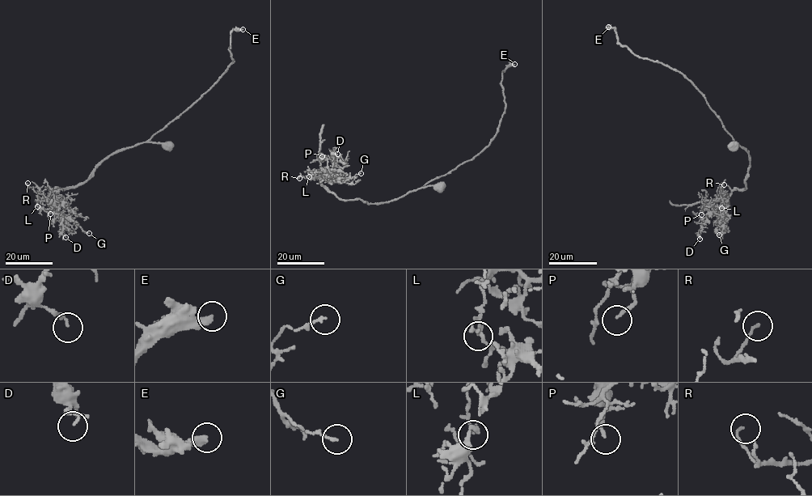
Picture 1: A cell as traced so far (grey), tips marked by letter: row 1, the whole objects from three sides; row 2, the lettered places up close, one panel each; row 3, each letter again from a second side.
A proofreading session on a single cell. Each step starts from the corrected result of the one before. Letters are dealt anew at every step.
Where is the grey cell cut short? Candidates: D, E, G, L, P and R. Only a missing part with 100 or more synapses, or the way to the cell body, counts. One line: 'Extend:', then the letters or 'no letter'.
Extend: E

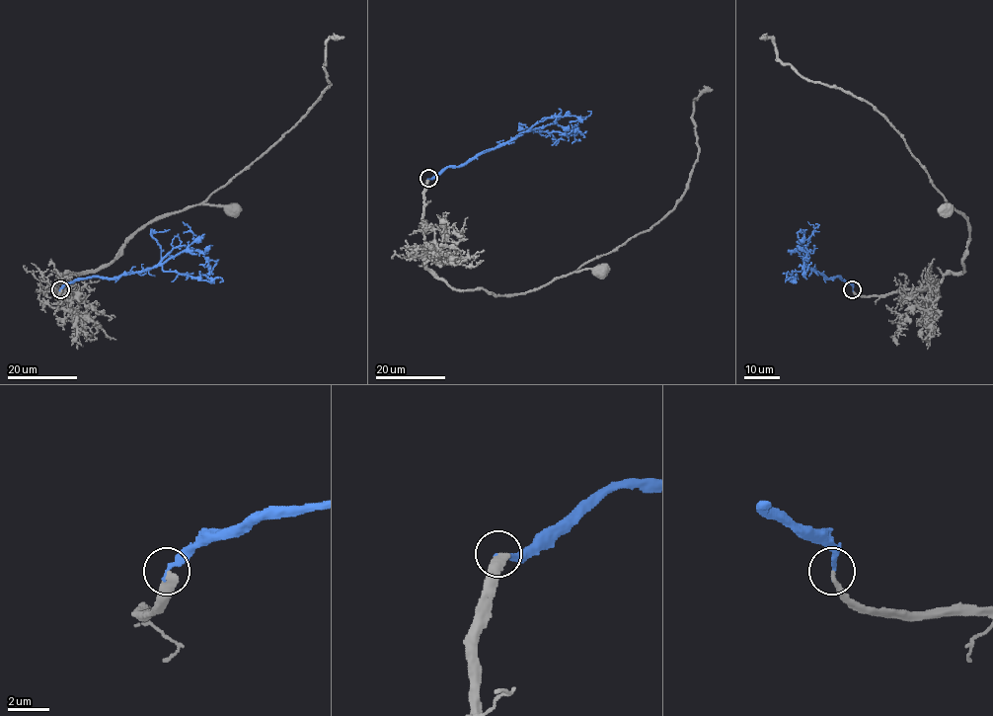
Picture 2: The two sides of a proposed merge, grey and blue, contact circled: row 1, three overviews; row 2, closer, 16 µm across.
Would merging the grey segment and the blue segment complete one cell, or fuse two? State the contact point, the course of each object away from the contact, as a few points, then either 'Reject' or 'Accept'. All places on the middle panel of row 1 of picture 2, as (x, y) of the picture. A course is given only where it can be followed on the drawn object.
Place: (428, 178). Course of grey: (428, 179), (423, 263), (451, 287), (484, 289), (496, 295), (522, 293), (583, 270), (601, 270). Course of blue: (428, 179), (448, 167), (463, 165), (481, 153), (499, 147), (530, 130), (568, 133), (577, 129), (583, 137). Accept

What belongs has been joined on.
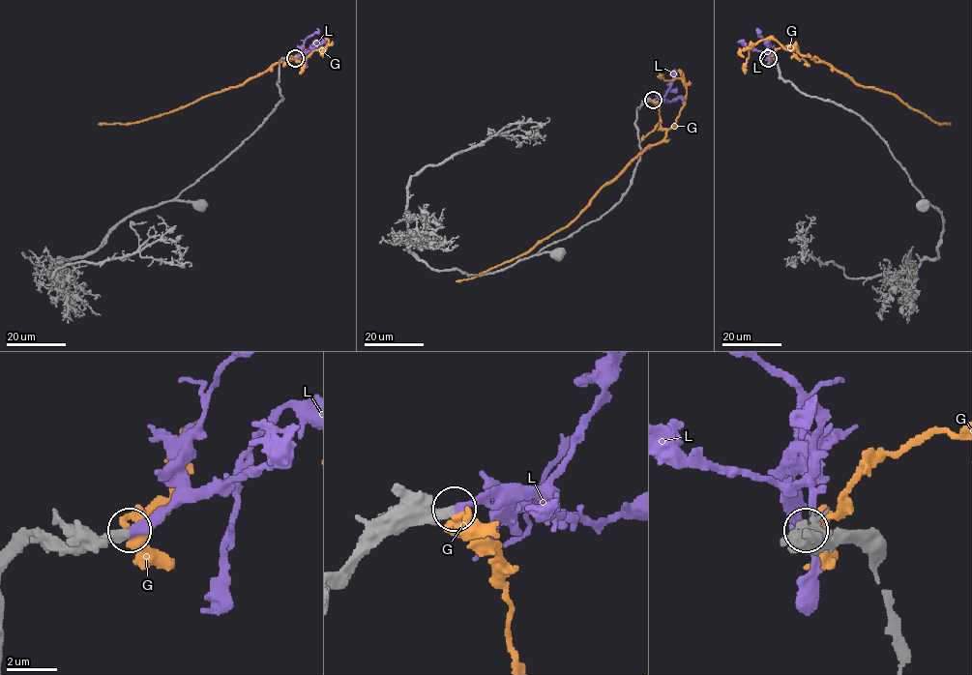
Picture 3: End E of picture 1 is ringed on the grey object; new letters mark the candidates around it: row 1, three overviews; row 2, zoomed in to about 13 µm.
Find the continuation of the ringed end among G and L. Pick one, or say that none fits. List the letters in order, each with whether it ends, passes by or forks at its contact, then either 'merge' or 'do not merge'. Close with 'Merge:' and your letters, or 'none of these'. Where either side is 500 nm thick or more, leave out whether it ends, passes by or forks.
G: it passes by | do not merge
L: it ends | merge
Merge: L

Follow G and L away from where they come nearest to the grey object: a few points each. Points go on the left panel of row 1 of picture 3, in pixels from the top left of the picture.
G: (295, 58), (301, 45), (308, 52), (276, 62), (241, 85), (169, 112), (129, 124), (98, 124)
L: (295, 58), (311, 49), (316, 42)

